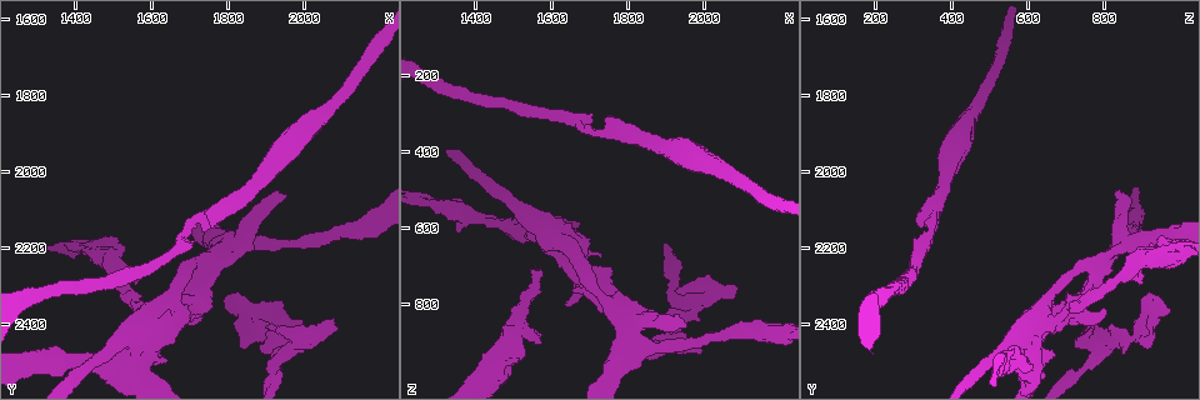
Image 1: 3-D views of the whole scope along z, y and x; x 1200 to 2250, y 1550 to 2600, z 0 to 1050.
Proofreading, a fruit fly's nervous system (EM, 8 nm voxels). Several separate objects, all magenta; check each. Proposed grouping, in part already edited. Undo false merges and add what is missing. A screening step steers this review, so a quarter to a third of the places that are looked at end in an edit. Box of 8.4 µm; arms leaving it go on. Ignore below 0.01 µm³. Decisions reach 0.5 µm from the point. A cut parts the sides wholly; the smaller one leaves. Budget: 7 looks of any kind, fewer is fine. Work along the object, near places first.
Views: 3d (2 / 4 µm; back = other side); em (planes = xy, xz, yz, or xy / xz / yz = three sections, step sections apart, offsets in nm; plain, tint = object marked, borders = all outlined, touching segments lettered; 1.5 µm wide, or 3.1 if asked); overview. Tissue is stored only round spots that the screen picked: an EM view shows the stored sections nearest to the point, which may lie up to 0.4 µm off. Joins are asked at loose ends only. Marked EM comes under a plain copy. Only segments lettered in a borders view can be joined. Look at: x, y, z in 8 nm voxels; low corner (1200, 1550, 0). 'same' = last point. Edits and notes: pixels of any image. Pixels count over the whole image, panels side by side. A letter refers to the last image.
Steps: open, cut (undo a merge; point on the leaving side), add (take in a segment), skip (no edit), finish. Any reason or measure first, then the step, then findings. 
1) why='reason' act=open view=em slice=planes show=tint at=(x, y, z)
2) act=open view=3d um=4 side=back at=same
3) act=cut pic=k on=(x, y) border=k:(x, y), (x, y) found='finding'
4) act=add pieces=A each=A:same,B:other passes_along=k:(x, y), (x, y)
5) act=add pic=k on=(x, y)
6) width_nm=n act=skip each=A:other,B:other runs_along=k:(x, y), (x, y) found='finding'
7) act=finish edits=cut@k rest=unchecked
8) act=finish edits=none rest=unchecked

why='an open end' act=open view=em slice=planes show=borders at=(1825, 2445, 900)

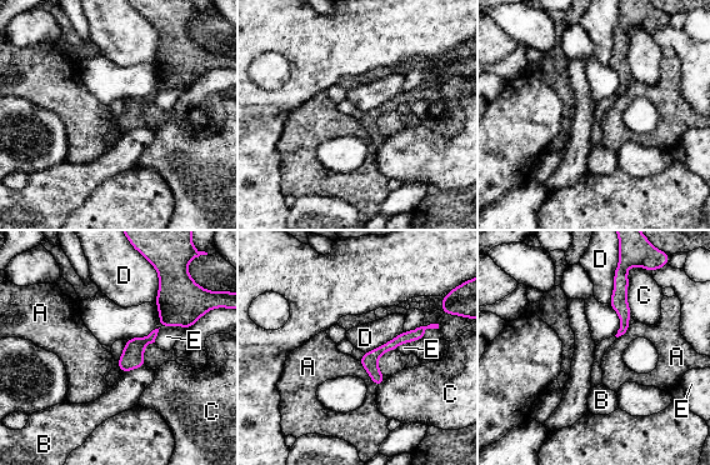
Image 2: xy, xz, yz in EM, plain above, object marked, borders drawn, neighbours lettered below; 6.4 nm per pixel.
act=skip each=A:other,B:other,C:other,D:other,E:other runs_along=2:(161, 294), (164, 321), (124, 369) found='none of them fits'

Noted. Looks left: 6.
act=open view=em slice=yz step=8 show=borders at=(2075, 2390, 770)

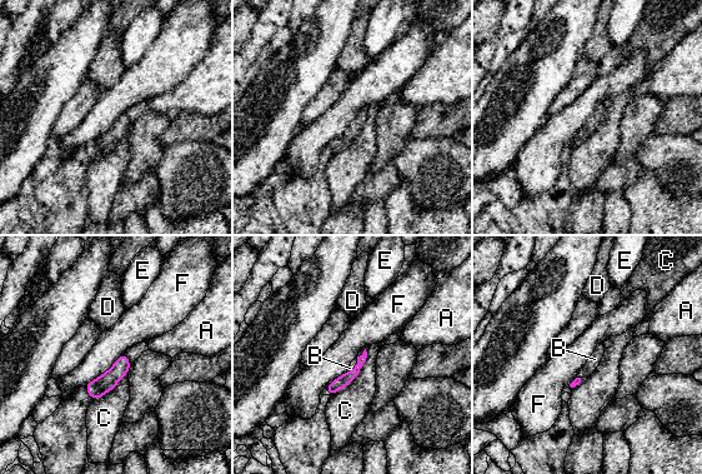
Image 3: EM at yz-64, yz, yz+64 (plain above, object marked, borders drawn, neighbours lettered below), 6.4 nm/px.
why='cut it another way' act=open view=em slice=xz step=8 show=borders at=same

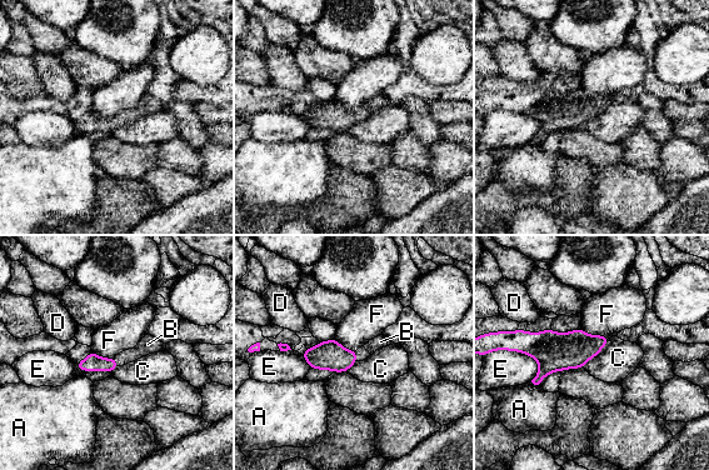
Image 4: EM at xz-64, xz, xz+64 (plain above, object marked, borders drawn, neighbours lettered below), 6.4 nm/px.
act=add pieces=B each=A:other,B:same,C:other,D:other,E:other,F:other passes_along=4:(330, 355), (355, 355), (380, 341) found='it goes on there'

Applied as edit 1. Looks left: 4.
why='calibre changes' act=open view=3d um=4 at=(1435, 2205, 995)

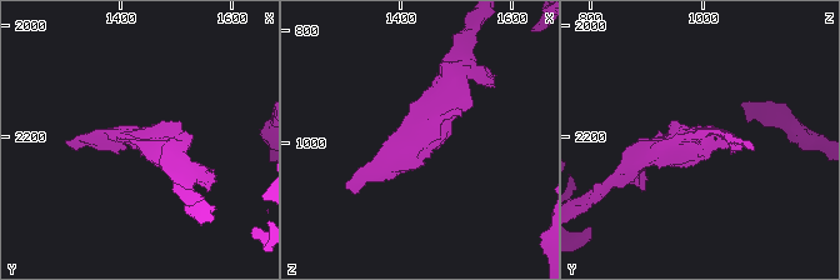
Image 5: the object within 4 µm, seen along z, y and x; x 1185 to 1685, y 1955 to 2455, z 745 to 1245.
why='now the EM' act=open view=em slice=planes show=borders at=(1440, 2200, 995)

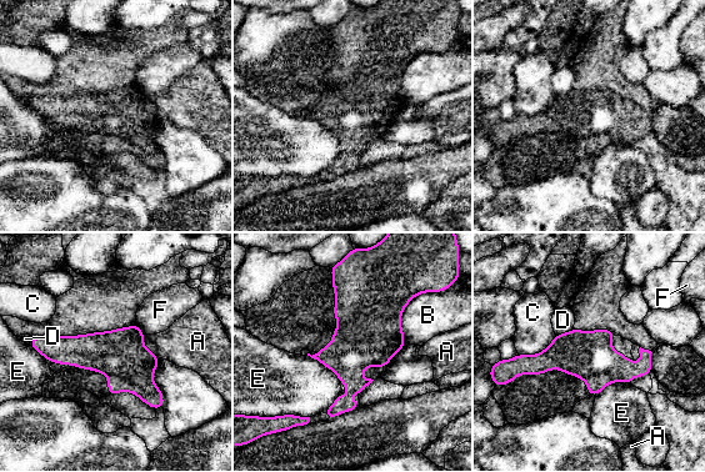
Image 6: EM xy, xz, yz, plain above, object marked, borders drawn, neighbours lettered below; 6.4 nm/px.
width_nm=320 act=skip each=A:other,B:other,C:other,D:other,E:other,F:other runs_along=6:(38, 346), (108, 352), (160, 405) found='continuous, no second neuron'

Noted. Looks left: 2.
act=finish edits=add@4 rest=unchecked

